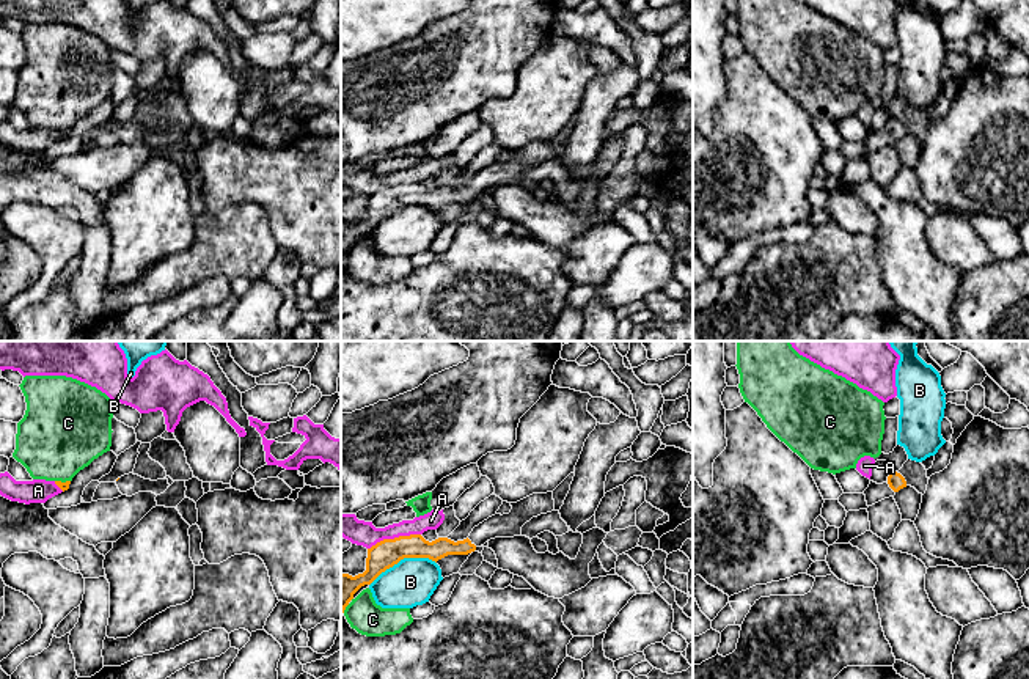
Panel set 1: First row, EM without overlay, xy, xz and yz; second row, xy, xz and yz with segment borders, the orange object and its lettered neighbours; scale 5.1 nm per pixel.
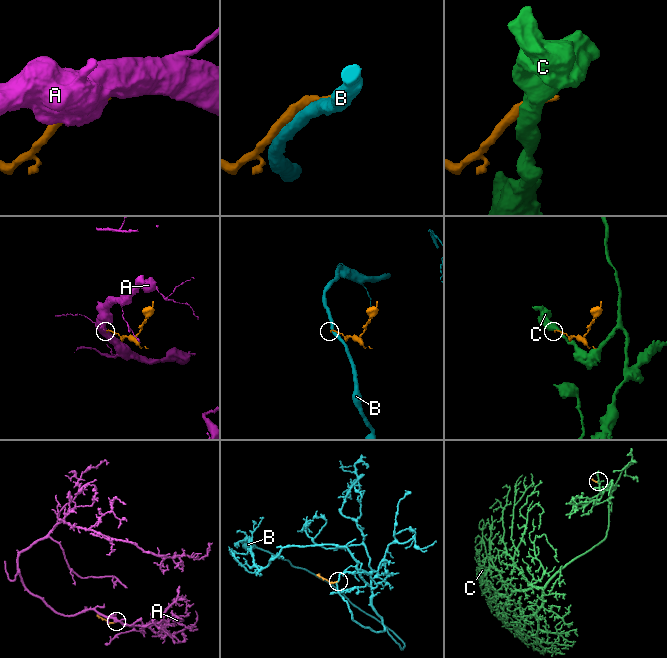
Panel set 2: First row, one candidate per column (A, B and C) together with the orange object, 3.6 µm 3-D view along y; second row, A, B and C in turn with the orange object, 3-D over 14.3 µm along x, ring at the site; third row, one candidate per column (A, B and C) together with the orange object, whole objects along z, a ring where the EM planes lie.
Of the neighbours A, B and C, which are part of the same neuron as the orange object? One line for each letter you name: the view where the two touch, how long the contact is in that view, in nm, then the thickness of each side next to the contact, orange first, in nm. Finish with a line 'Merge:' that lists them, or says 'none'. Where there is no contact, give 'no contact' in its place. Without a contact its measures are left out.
Merge: none

